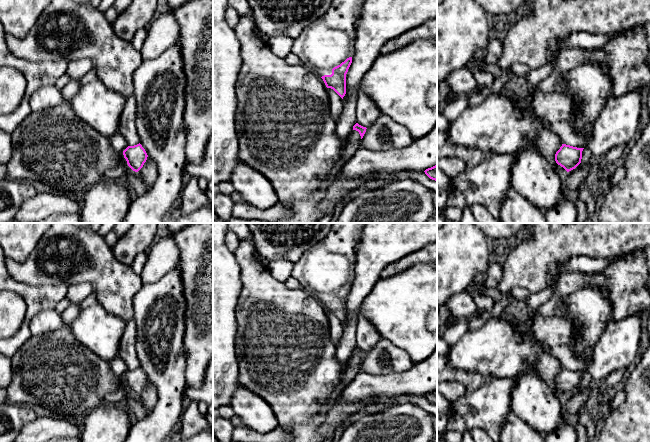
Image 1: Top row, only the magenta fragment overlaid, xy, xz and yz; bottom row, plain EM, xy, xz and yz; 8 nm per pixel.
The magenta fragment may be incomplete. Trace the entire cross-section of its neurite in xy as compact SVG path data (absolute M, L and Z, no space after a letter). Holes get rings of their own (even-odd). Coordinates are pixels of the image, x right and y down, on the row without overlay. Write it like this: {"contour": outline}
{"contour": "M140 367L134 370L128 370L123 375L123 379L128 390L135 396L138 396L143 391L148 381Z"}

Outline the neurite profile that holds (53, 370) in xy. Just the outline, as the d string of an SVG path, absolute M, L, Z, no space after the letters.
M70 328L30 336L11 361L12 379L6 388L10 403L39 405L55 416L79 418L99 406L107 393L123 389L130 402L128 412L137 420L144 419L148 414L138 398L128 390L123 376L116 376L108 361L79 343Z

